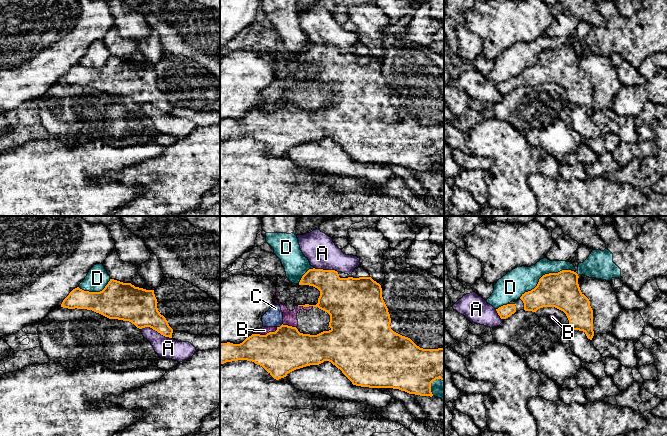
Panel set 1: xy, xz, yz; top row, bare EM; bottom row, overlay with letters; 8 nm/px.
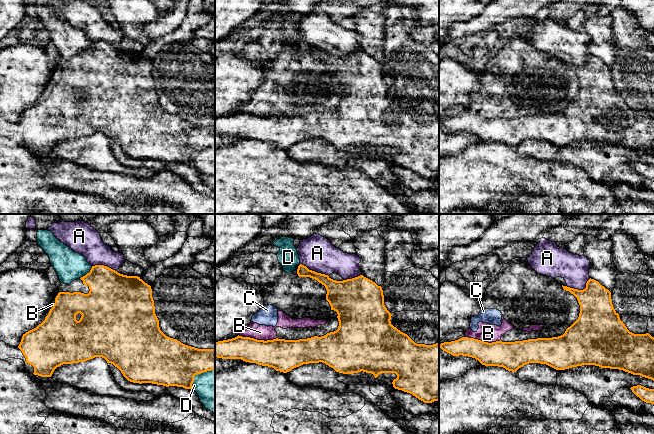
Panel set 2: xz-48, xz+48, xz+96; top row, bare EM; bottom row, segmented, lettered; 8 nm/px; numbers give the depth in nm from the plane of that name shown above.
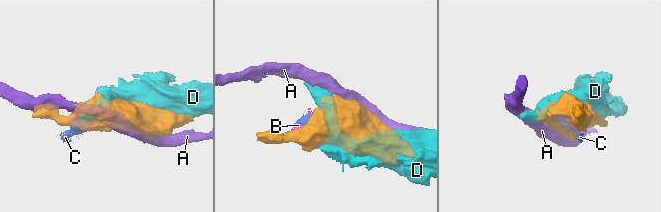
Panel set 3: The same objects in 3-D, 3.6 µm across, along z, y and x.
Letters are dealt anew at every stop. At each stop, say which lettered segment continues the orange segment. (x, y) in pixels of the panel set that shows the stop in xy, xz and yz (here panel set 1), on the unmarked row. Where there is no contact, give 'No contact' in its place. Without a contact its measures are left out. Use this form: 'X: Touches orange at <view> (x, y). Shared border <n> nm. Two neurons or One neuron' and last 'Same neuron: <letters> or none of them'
A: Touches orange at xy (156, 106). Shared border 260 nm. Two neurons
B: Touches orange at xz (267, 109). Shared border 200 nm. Two neurons
C: Touches orange at xz (280, 102). Shared border 60 nm. Two neurons
D: Touches orange at yz (545, 50). Shared border 500 nm. Two neurons
Same neuron: none of them

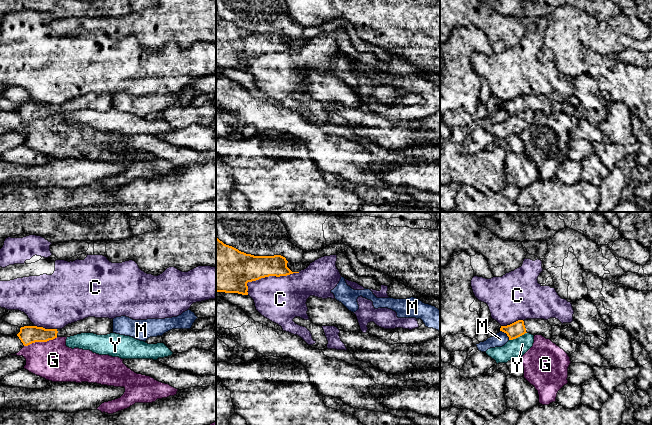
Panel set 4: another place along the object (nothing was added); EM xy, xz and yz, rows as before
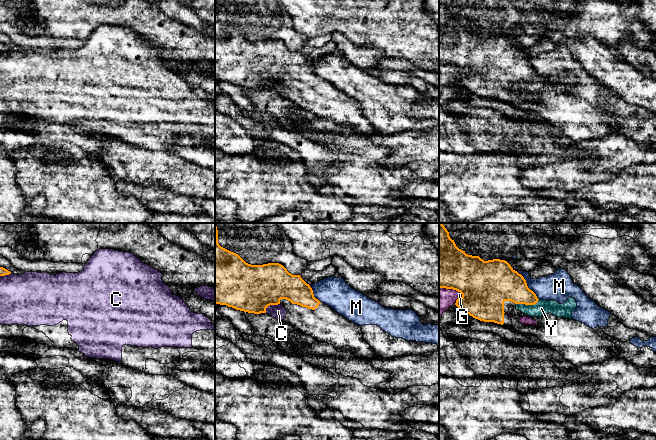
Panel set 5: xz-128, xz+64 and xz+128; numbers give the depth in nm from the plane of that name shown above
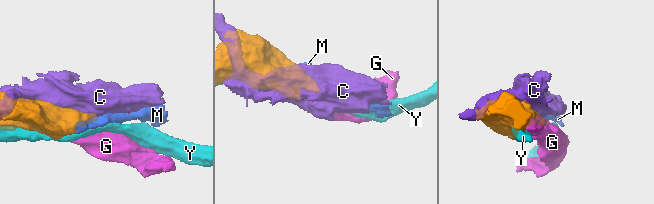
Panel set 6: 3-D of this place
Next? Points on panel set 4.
C: Touches orange at xz (267, 52). Shared border 460 nm. Two neurons
G: Touches orange at xy (40, 117). Shared border 280 nm. Two neurons
M: Touches orange at yz (506, 109). Shared border 110 nm. Two neurons
Y: Touches orange at yz (517, 113). Shared border 160 nm. Two neurons
Same neuron: none of them

